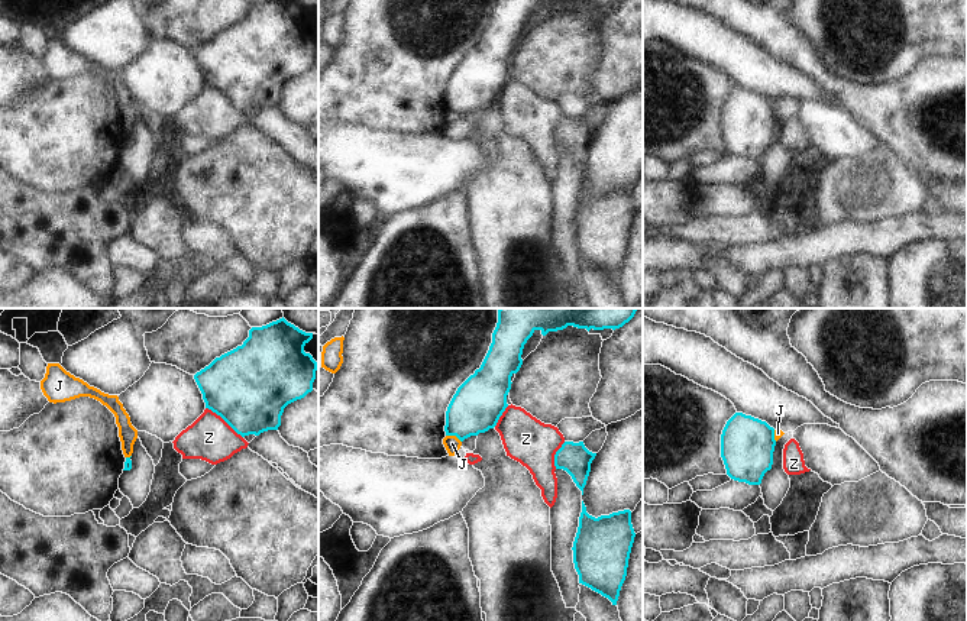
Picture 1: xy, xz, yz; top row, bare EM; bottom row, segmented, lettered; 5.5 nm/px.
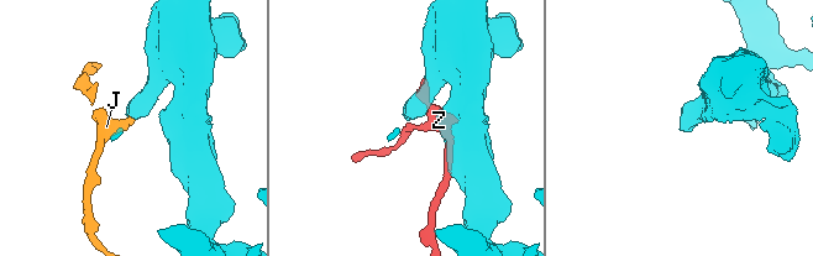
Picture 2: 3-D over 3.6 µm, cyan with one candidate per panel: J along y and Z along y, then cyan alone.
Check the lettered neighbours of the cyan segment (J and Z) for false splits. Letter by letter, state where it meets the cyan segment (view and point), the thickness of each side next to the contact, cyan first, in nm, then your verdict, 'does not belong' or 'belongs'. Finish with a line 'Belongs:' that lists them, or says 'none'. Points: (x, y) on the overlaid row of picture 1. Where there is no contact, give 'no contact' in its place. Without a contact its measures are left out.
J: xz (453, 434) | 280/90 nm | does not belong
Z: xy (225, 420) | 460/240 nm | does not belong
Belongs: none

